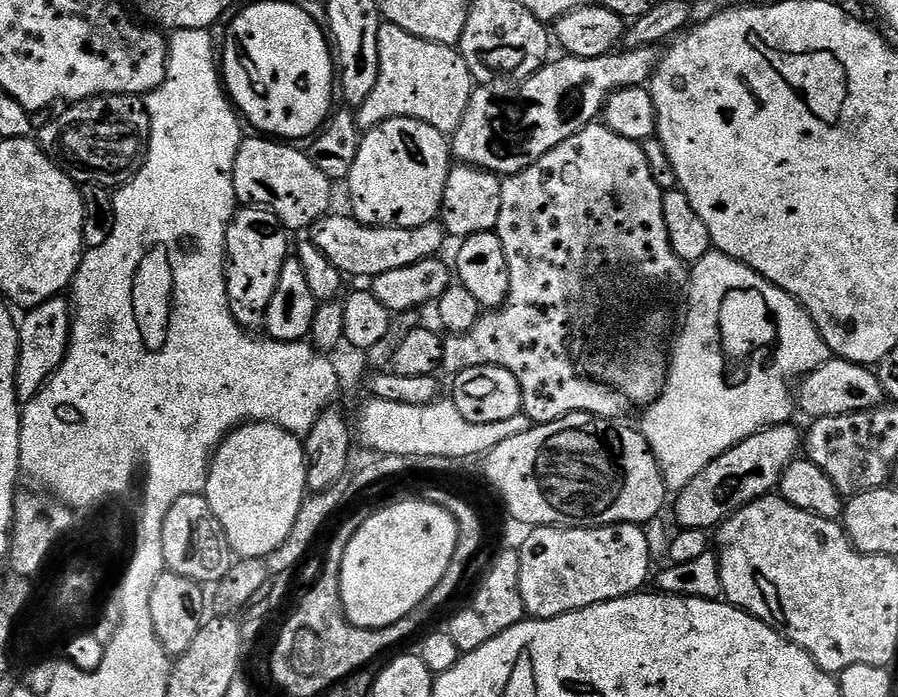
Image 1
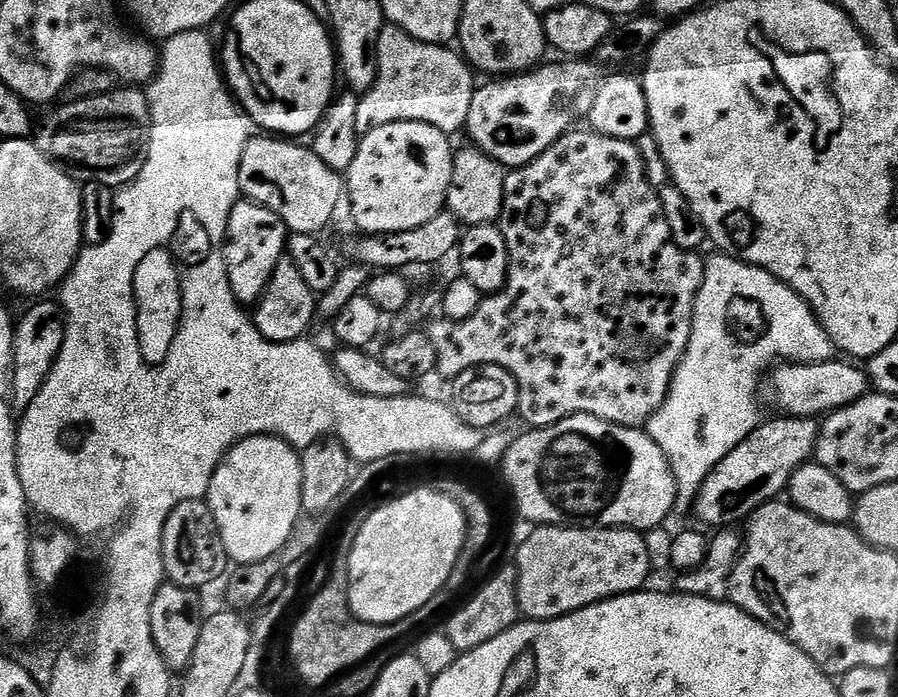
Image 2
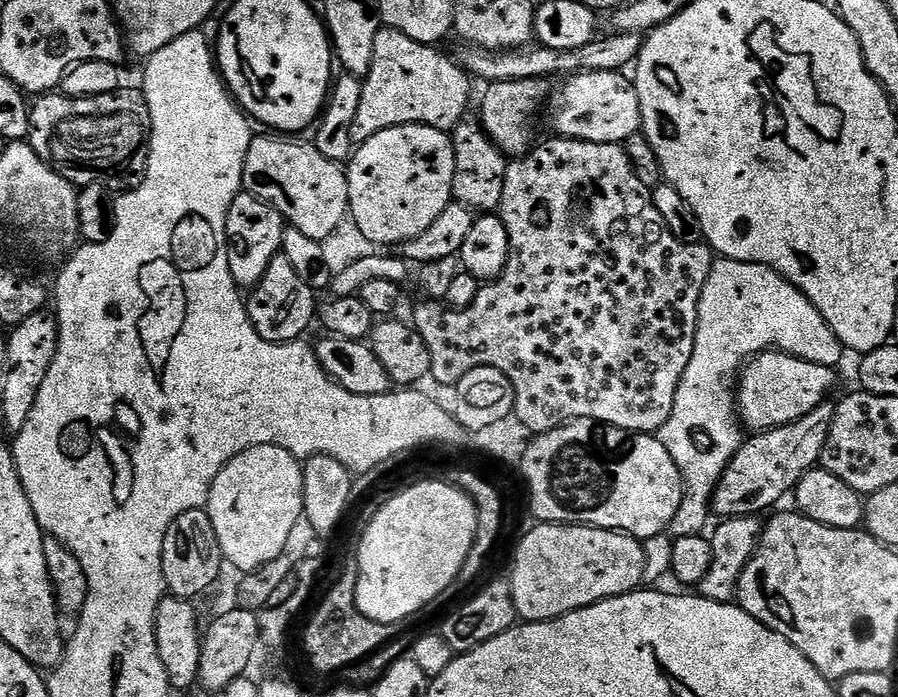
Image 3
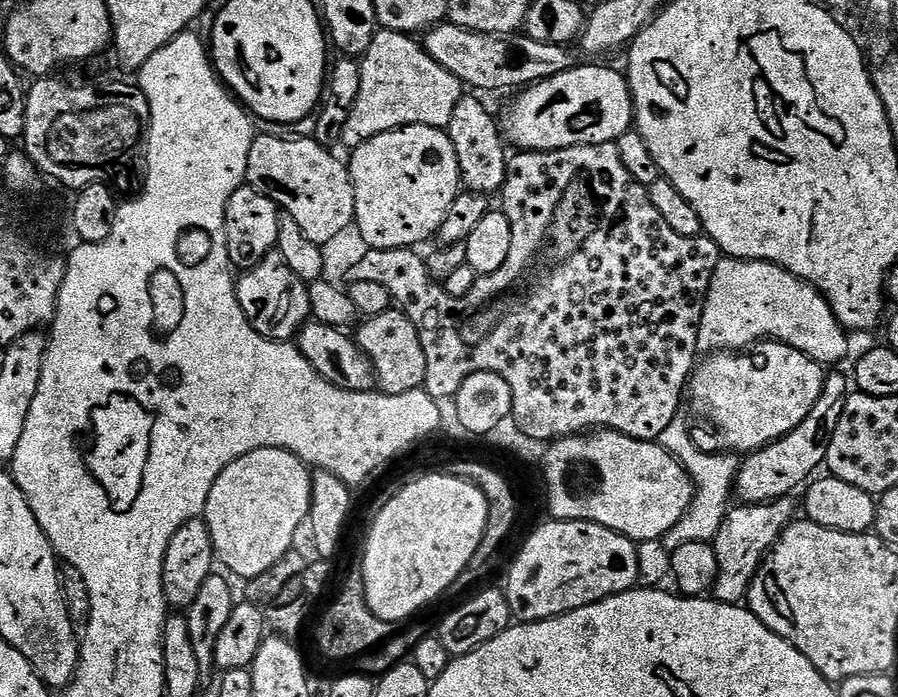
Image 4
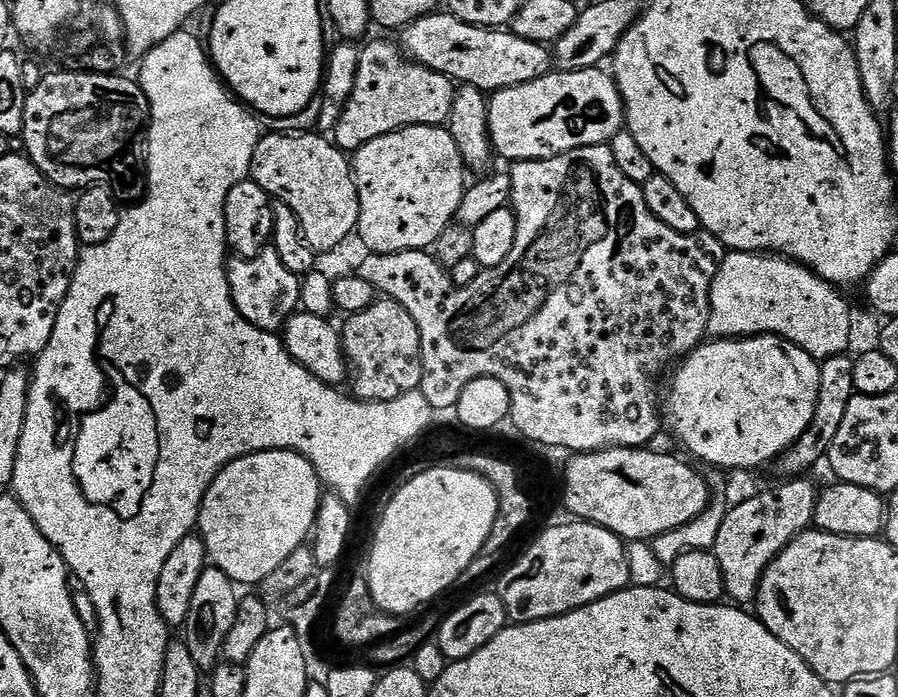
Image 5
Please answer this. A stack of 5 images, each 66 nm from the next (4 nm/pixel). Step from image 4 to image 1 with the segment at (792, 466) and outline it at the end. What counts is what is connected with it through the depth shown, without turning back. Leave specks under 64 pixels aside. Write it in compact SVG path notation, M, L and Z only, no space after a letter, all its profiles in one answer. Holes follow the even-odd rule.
M789 422L787 424L775 424L772 428L763 428L758 434L746 438L746 442L726 450L726 454L722 454L717 460L710 462L710 466L706 466L706 470L702 470L702 474L698 474L698 478L690 481L686 486L686 490L675 493L676 520L680 523L679 527L681 529L719 529L725 520L728 520L738 510L742 510L750 502L775 493L786 466L790 466L790 462L797 459L799 452L796 451L799 448L801 451L802 448L801 429L799 432L794 425L795 423Z

